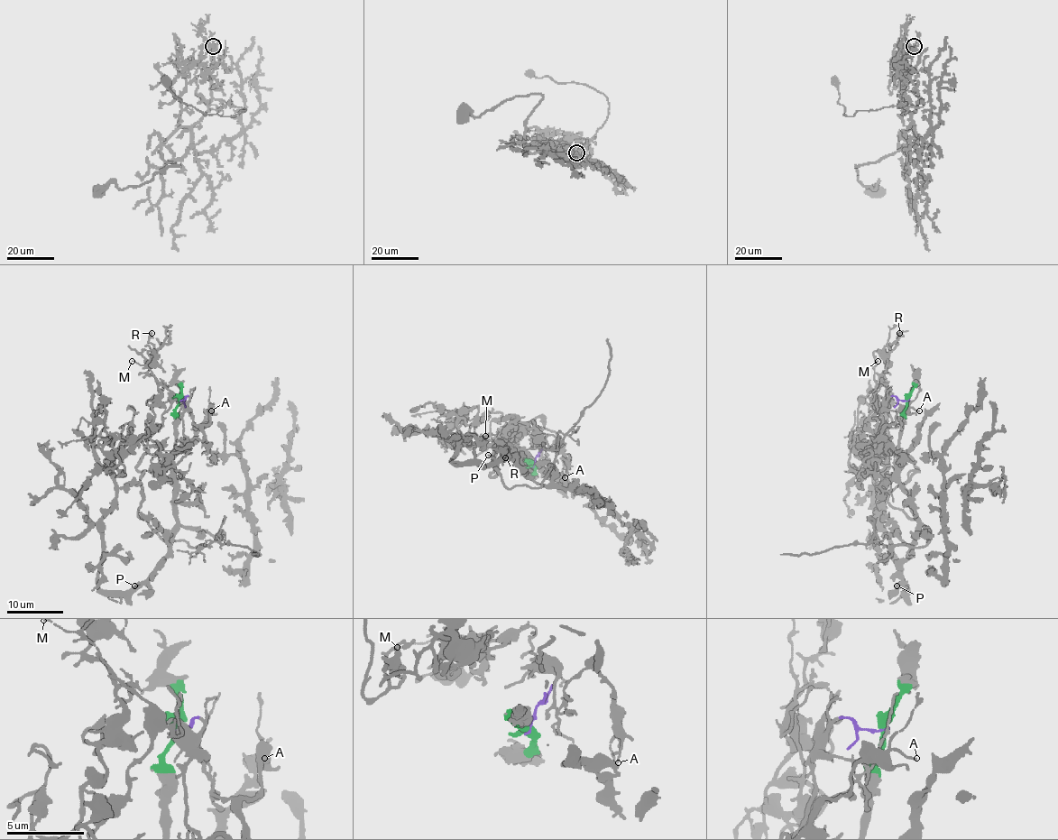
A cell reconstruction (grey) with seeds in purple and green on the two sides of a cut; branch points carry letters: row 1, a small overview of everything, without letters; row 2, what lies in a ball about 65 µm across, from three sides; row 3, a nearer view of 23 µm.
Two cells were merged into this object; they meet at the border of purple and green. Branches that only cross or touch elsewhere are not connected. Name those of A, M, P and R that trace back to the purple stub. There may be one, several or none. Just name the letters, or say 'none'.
A, M, R

